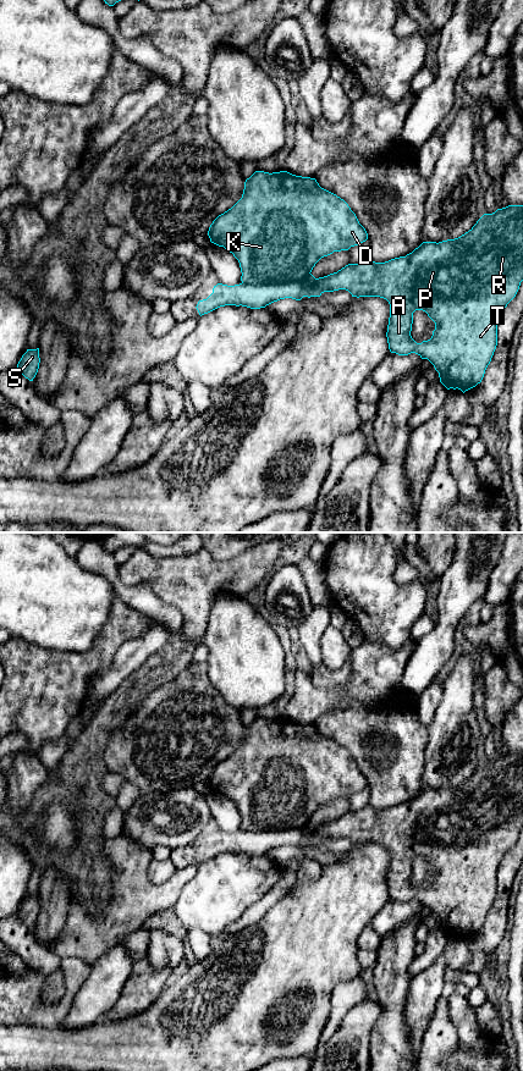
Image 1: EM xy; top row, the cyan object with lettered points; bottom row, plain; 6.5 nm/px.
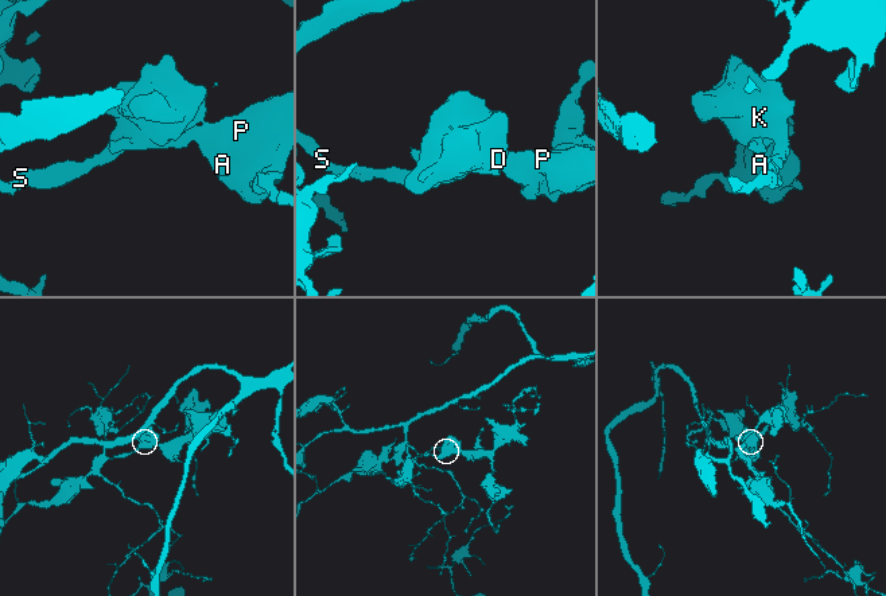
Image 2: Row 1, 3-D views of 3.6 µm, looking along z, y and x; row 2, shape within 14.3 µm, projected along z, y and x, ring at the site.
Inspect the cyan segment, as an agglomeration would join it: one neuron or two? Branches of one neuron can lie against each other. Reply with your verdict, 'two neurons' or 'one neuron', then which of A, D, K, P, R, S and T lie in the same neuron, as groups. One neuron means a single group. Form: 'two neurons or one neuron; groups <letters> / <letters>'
two neurons; groups A P R T / D K S

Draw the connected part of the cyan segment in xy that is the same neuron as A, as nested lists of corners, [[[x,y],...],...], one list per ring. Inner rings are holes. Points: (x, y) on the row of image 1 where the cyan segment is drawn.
[[[508,205],[492,214],[484,214],[464,234],[442,242],[423,242],[406,256],[375,263],[369,258],[359,264],[348,264],[337,272],[315,278],[312,274],[304,278],[270,285],[240,283],[227,286],[218,283],[213,293],[197,304],[199,315],[208,314],[220,307],[236,305],[260,309],[285,298],[301,300],[303,297],[320,297],[324,292],[338,289],[348,291],[352,297],[380,297],[390,304],[387,325],[387,343],[391,353],[398,355],[418,354],[428,359],[439,372],[440,382],[447,388],[458,388],[463,393],[481,382],[485,370],[491,361],[497,346],[497,324],[507,304],[516,297],[523,281],[523,205]],[[423,310],[435,322],[433,336],[428,341],[417,343],[412,336],[413,313]]]

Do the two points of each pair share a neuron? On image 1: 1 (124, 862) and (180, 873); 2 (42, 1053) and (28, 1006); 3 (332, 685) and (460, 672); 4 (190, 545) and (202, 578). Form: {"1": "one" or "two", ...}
{"1": "one", "2": "two", "3": "two", "4": "two"}

